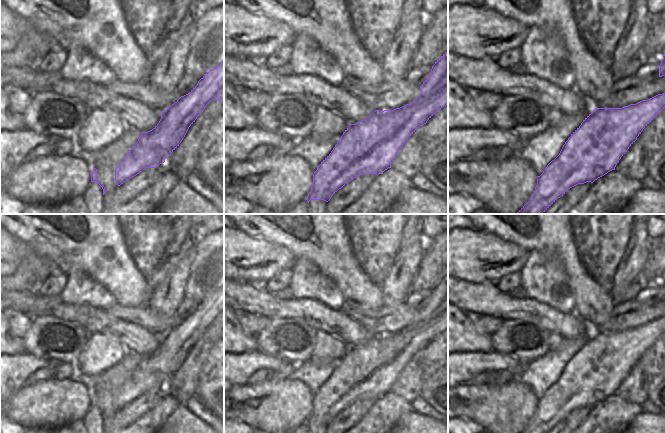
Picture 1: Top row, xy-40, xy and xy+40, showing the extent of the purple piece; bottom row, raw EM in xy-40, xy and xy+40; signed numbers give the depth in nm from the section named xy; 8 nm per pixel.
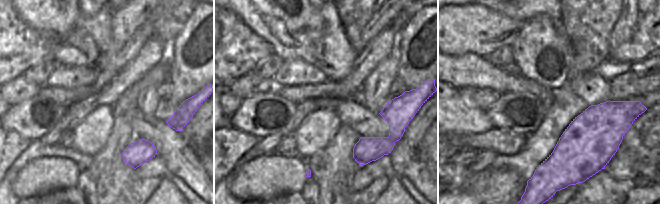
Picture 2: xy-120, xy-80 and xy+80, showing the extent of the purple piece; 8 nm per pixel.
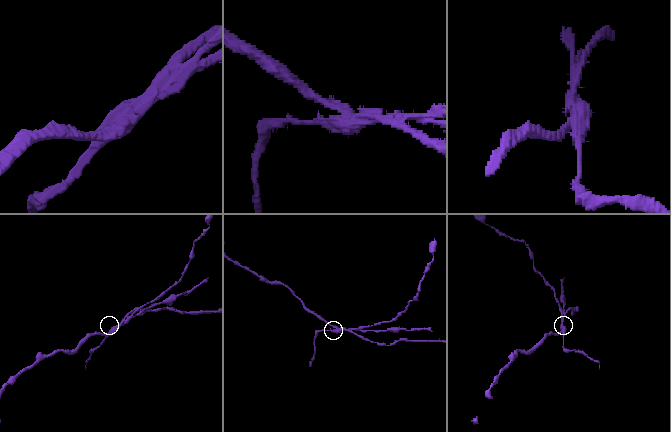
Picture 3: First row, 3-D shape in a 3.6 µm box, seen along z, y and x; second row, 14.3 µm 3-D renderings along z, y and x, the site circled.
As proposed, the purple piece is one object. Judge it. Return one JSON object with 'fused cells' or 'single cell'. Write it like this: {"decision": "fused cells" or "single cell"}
{"decision": "fused cells"}

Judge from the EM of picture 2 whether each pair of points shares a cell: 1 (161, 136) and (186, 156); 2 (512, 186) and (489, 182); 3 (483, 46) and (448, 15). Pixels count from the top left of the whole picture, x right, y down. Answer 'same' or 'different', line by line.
1: same
2: same
3: same

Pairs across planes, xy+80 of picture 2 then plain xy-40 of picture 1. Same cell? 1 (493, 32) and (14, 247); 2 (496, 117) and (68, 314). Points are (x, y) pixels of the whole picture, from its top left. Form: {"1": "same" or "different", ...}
{"1": "same", "2": "different"}

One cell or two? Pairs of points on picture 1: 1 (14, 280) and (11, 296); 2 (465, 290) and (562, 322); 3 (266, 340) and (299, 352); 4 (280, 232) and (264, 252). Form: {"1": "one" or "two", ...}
{"1": "two", "2": "one", "3": "one", "4": "two"}

